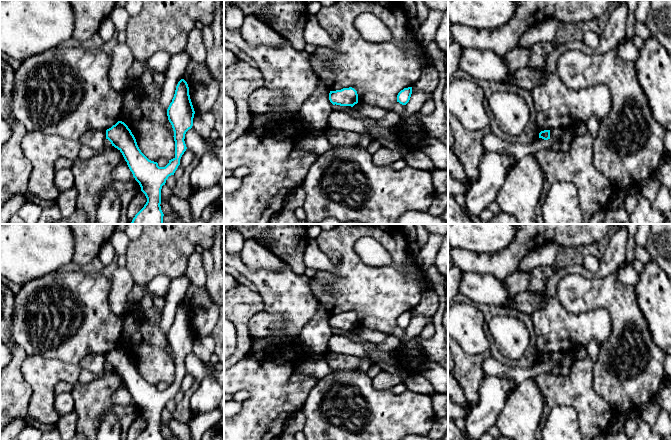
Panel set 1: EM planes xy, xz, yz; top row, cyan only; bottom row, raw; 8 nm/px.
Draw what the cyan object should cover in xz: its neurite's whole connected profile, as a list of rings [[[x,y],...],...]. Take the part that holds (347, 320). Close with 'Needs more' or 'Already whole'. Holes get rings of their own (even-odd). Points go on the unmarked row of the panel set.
[[[352,311],[343,312],[341,314],[330,315],[329,324],[333,329],[353,331],[358,327],[358,318]]]. Already whole

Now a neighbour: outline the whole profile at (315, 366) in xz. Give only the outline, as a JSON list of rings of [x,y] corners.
[[[312,355],[302,366],[302,373],[314,377],[318,380],[332,372],[327,361],[323,356]]]

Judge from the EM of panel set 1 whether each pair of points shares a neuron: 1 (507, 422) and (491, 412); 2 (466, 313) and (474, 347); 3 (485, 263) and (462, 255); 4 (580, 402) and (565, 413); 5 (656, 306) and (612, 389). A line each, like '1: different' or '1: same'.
1: different
2: same
3: same
4: different
5: different

